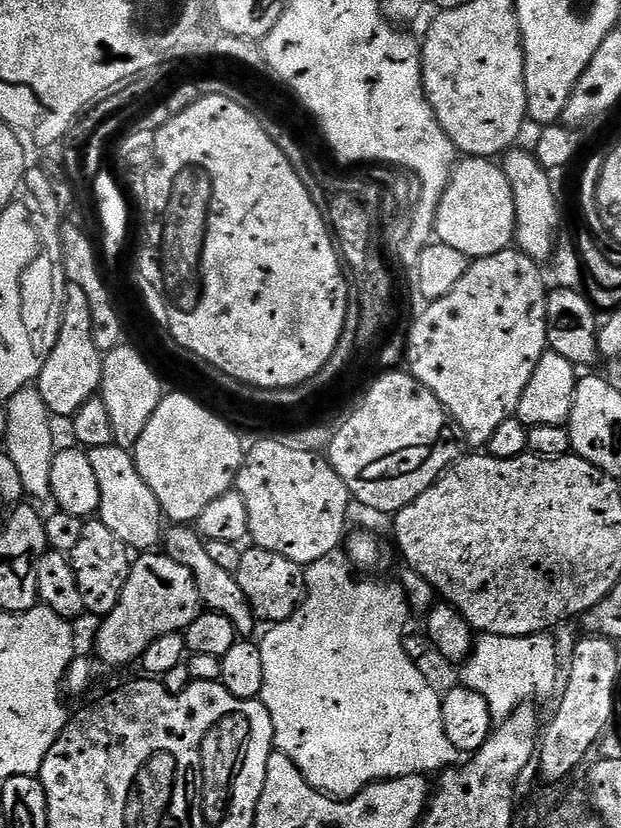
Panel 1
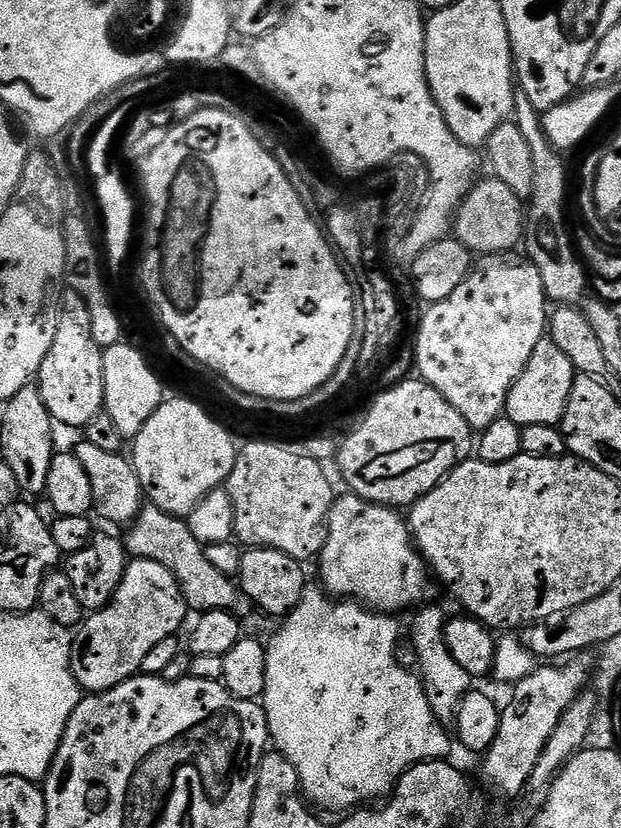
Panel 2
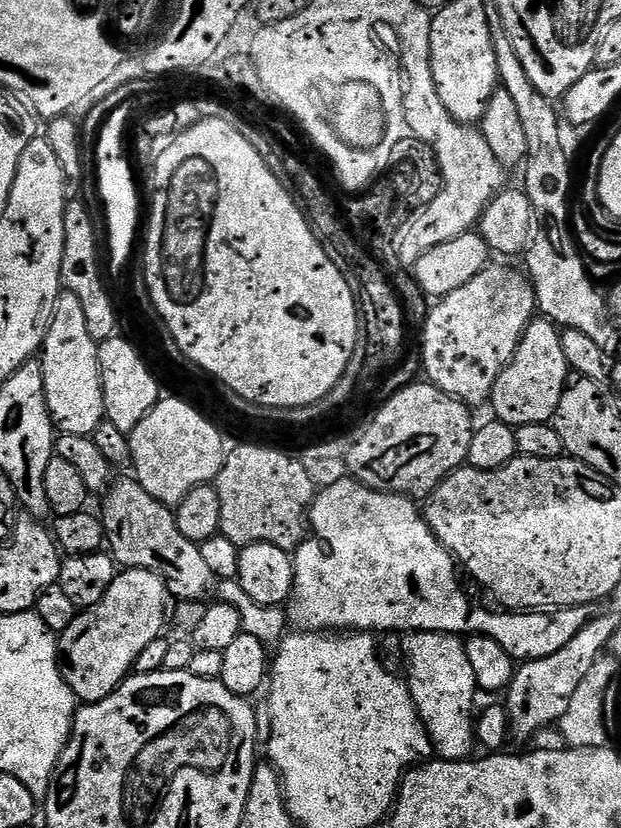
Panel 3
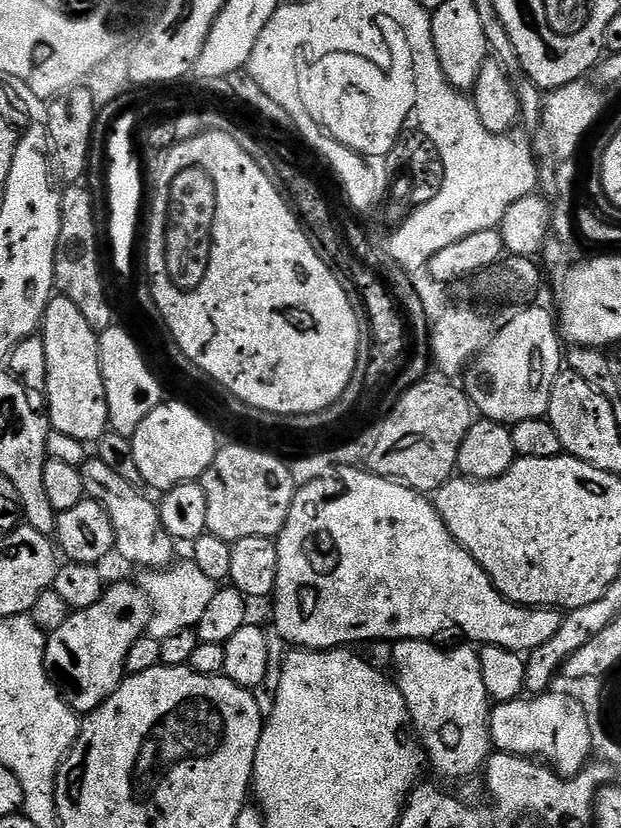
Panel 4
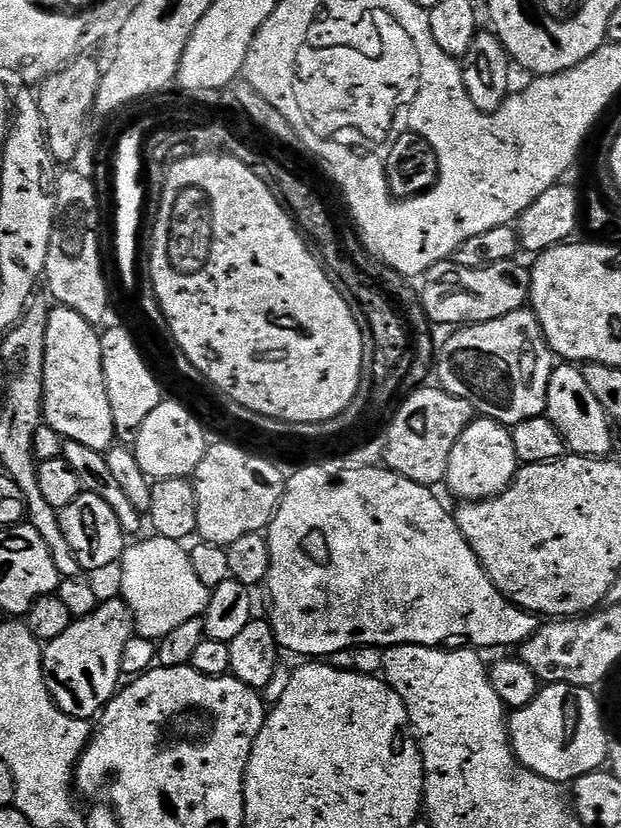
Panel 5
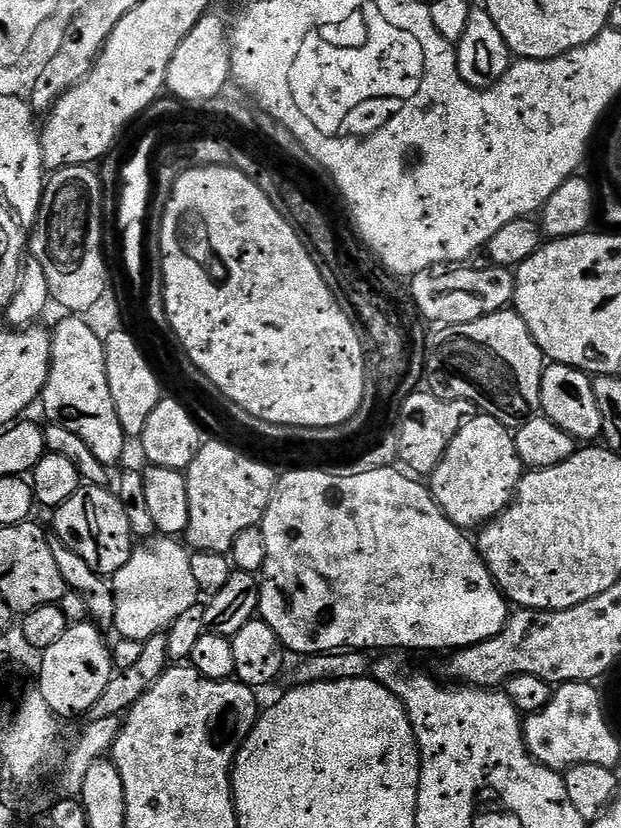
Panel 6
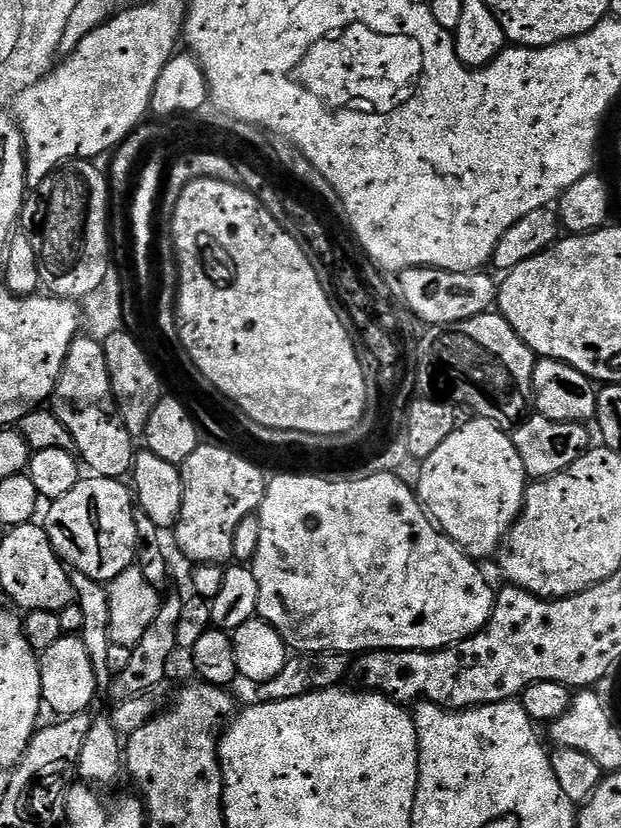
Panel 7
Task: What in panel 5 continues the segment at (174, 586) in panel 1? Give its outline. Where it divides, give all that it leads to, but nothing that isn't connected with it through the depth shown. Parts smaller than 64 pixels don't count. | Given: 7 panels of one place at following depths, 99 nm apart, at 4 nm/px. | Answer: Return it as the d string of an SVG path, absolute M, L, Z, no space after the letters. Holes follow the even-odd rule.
M105 599L99 608L95 608L89 616L73 619L72 625L65 632L58 634L58 638L47 641L43 645L44 681L52 695L53 702L68 716L79 720L91 721L99 717L109 700L116 695L118 685L122 680L120 667L122 666L122 646L134 635L132 626L132 611L123 599Z

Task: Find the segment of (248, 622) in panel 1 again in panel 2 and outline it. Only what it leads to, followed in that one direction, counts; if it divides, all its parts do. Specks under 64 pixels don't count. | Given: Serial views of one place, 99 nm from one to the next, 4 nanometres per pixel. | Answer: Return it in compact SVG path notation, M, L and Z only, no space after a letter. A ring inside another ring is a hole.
M144 506L136 513L136 519L132 521L127 532L126 547L129 557L158 562L166 566L166 570L170 570L170 574L174 574L174 578L179 582L184 600L193 613L214 610L235 613L240 600L242 604L242 593L237 581L233 577L221 574L206 559L205 545L200 544L198 538L194 538L194 534L190 534L187 523L181 517L171 516L151 506Z

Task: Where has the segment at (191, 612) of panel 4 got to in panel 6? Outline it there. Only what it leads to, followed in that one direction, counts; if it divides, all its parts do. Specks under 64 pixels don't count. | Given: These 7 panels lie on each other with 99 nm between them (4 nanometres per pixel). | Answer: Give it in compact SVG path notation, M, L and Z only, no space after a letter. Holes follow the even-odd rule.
M152 538L141 546L133 547L132 557L110 577L110 585L113 592L114 606L117 607L115 631L126 640L146 641L152 636L167 633L172 624L178 618L178 614L190 610L202 596L198 582L194 582L194 573L190 570L190 552L179 539L176 538Z

